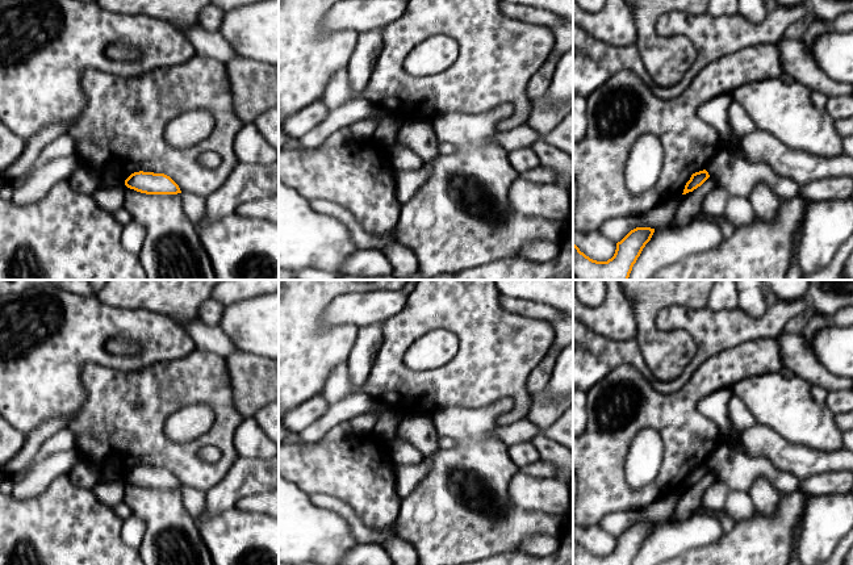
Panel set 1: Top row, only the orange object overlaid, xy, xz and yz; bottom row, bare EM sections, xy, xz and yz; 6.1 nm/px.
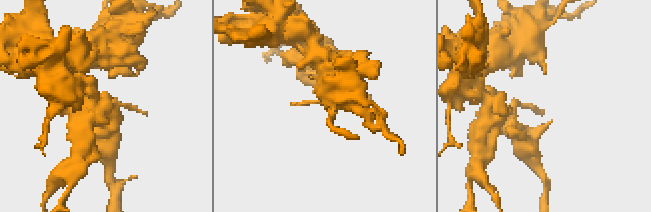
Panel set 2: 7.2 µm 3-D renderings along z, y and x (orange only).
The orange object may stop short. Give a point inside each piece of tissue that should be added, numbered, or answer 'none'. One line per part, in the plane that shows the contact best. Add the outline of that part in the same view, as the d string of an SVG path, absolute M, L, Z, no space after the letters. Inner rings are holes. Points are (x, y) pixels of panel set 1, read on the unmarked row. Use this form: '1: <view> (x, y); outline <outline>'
none

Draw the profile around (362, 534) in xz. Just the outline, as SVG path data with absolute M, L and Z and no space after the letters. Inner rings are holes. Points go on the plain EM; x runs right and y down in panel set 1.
M313 494L310 501L325 510L338 512L348 524L354 540L359 544L382 544L392 536L397 536L397 526L392 524L384 530L367 527L355 511L342 499L327 494Z

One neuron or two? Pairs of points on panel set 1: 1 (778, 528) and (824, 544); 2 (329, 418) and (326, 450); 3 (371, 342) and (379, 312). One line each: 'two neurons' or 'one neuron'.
1: two neurons
2: two neurons
3: two neurons

